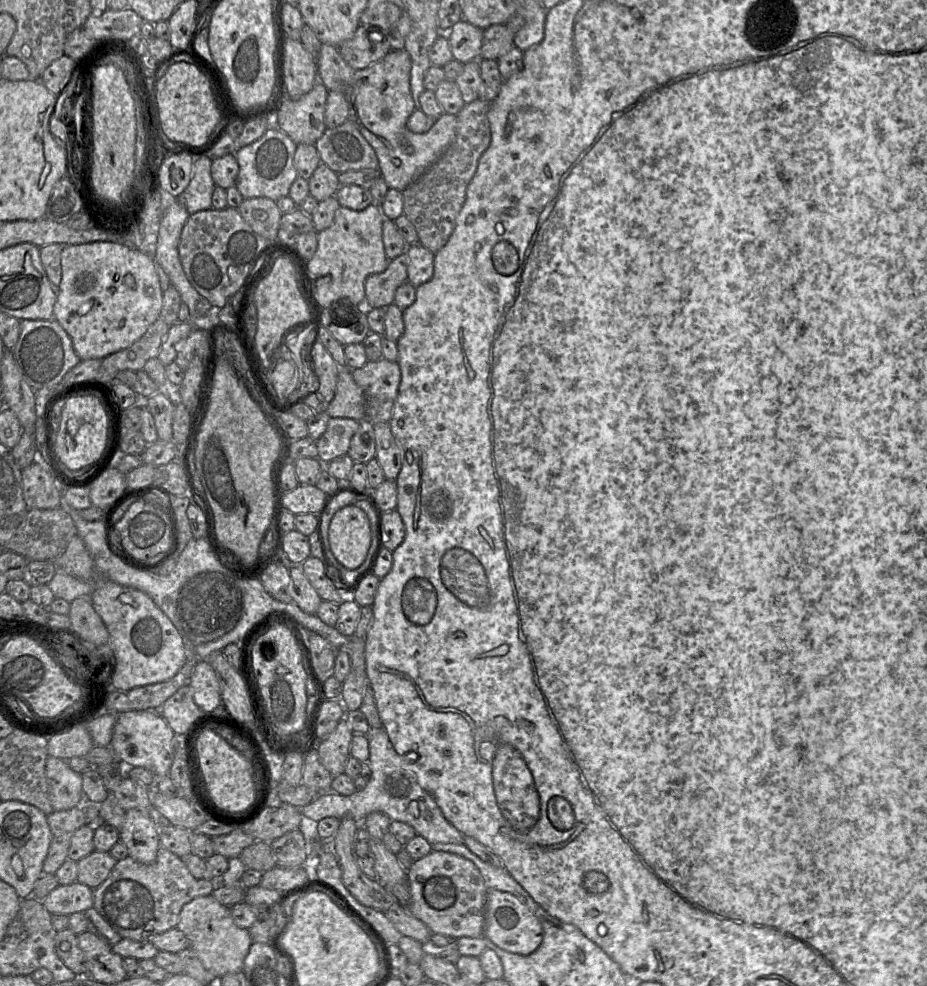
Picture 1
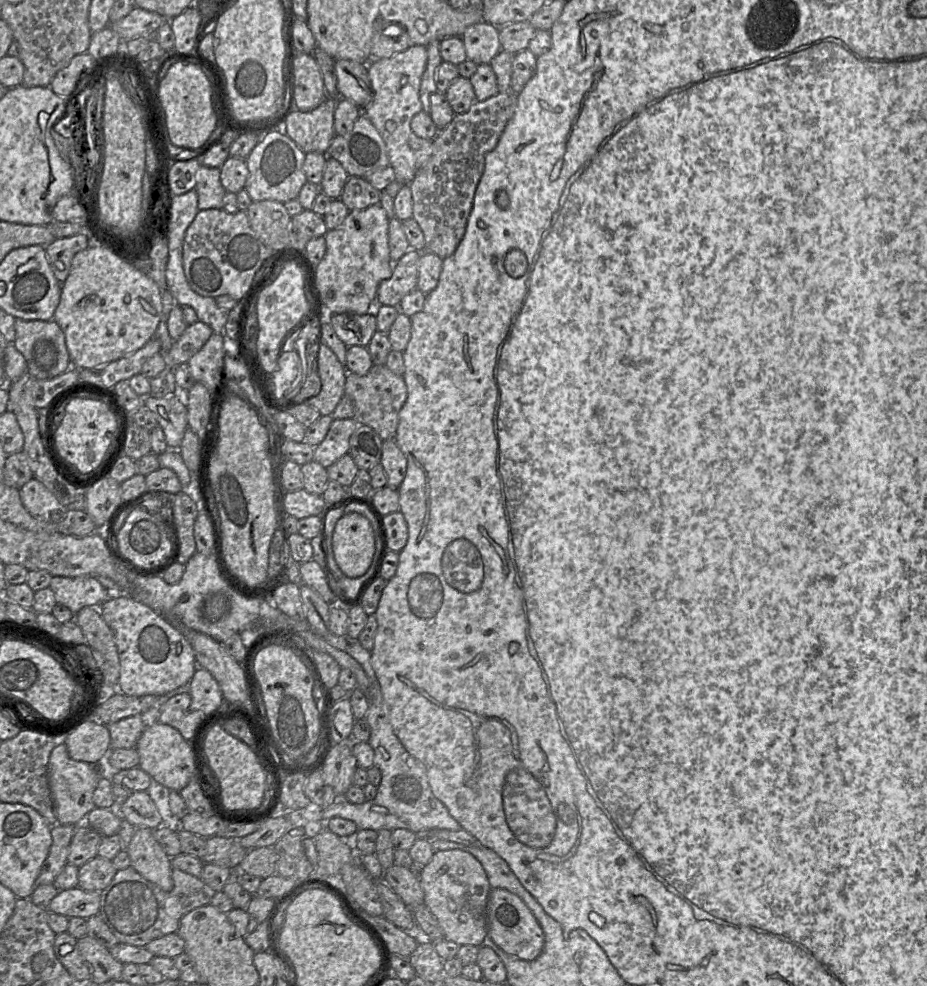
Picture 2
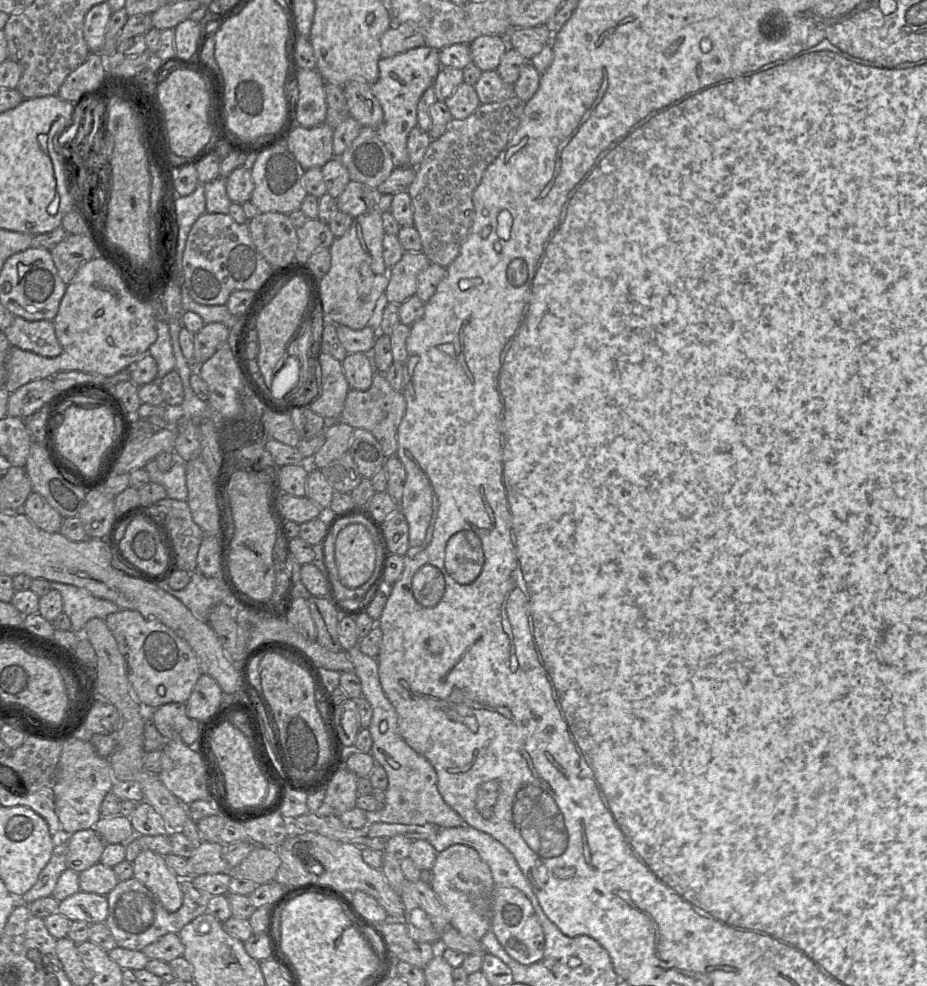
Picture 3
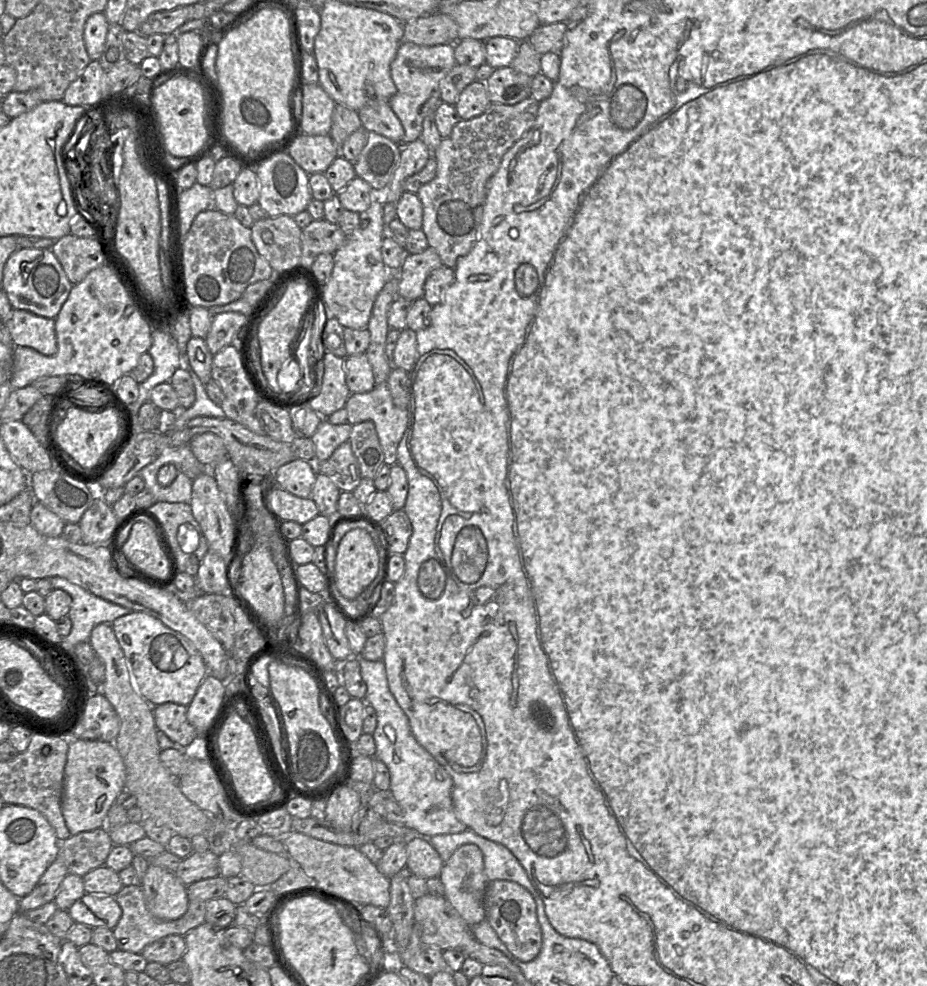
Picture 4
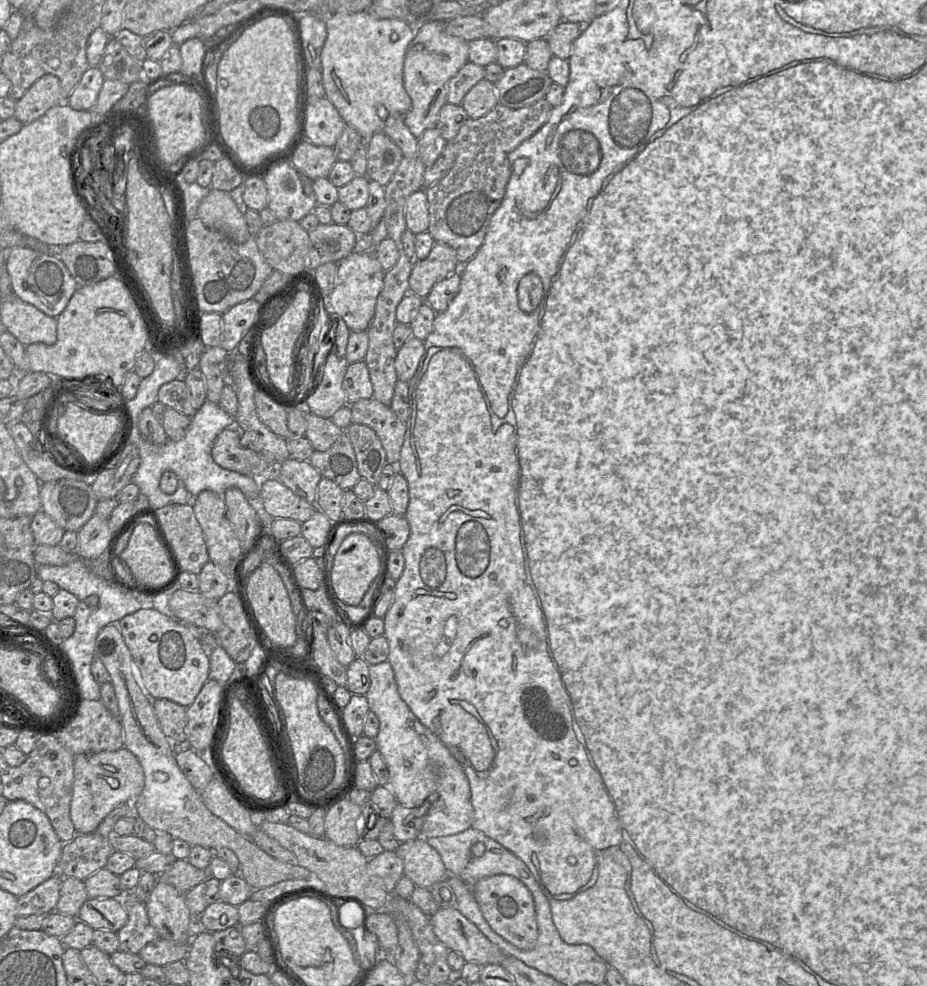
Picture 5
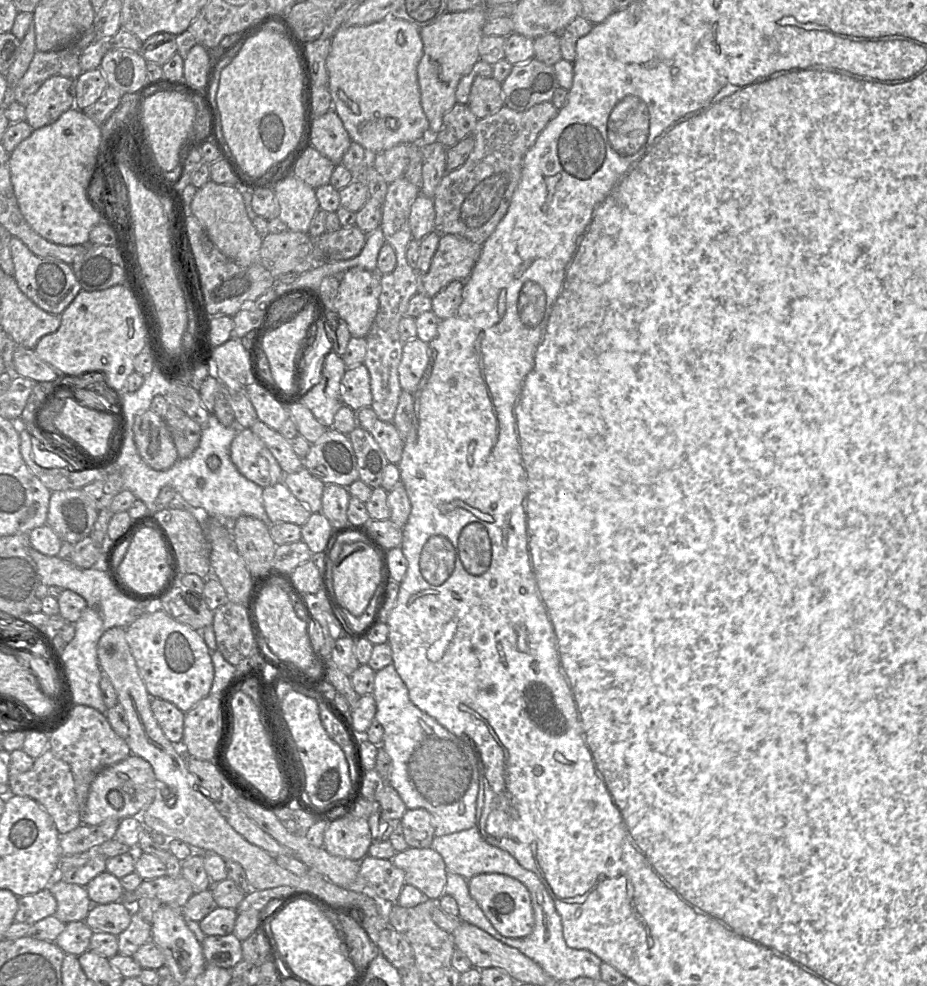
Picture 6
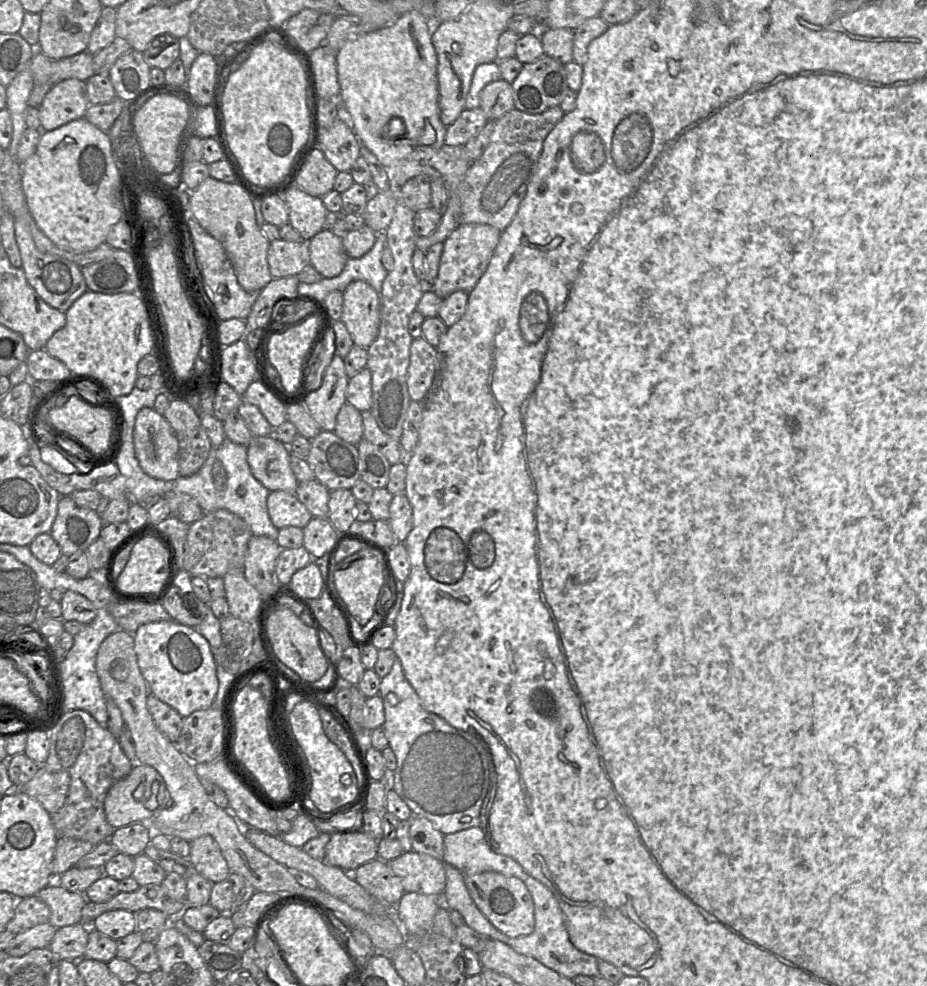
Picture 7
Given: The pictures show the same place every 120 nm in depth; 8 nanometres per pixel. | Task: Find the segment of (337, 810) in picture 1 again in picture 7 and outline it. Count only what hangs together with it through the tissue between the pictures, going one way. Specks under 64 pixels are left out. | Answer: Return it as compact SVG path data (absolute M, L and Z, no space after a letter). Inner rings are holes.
M397 658L390 672L381 679L379 695L385 711L384 732L397 760L395 771L386 767L385 779L381 780L385 782L387 791L393 789L408 805L413 816L427 818L444 835L480 827L481 808L489 786L489 765L482 741L473 735L467 736L440 716L425 710Z

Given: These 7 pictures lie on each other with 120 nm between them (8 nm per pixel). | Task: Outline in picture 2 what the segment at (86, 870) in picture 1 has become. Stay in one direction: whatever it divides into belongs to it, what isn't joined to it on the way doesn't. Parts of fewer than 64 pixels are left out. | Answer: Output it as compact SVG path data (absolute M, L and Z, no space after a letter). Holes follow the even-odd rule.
M97 855L78 870L78 887L86 891L102 891L117 872L112 860Z

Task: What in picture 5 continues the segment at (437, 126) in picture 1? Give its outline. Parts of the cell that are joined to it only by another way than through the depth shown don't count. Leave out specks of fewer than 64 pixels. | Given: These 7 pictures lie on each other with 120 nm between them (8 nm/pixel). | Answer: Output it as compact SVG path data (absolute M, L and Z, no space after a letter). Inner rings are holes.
M431 20L416 26L415 37L410 43L404 59L403 82L412 101L411 109L405 114L405 124L417 139L425 130L436 126L440 109L447 103L449 81L468 62L468 42L463 38L448 34L445 31L444 22Z

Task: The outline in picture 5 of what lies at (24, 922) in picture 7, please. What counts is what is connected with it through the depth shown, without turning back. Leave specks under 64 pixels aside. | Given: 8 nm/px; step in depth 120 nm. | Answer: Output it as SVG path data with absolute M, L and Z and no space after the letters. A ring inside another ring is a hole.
M56 873L24 896L18 897L18 917L48 915L49 913L56 911L62 878L63 876Z

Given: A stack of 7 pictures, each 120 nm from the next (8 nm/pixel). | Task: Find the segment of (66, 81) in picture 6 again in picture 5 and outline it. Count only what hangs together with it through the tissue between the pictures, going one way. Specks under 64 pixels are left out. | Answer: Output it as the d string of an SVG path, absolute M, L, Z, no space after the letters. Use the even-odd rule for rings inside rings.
M46 74L33 83L23 97L16 101L14 117L23 124L28 124L57 105L68 105L68 98L62 97L59 79L55 75Z

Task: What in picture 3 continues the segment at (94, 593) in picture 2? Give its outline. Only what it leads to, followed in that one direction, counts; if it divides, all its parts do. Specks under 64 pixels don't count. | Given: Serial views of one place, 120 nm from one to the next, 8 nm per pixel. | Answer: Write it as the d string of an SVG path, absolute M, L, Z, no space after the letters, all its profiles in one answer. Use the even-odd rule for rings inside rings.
M51 582L63 601L63 612L71 620L71 631L82 633L86 623L93 618L104 619L111 613L121 610L115 603L98 598L83 588L70 584Z

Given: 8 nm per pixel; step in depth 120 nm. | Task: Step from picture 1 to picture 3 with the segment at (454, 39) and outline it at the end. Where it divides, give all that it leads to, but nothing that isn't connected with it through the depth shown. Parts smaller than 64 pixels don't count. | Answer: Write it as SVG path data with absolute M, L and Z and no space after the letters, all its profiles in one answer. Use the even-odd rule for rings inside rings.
M482 35L469 44L472 62L481 71L496 70L502 56L509 48L506 37Z

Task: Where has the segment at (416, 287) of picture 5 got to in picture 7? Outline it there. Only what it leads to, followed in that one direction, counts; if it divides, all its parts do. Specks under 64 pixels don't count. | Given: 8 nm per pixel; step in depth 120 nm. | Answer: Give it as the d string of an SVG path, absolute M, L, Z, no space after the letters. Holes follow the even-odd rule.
M462 224L446 238L436 279L428 287L441 299L456 291L470 292L487 269L499 242L499 229L487 224Z

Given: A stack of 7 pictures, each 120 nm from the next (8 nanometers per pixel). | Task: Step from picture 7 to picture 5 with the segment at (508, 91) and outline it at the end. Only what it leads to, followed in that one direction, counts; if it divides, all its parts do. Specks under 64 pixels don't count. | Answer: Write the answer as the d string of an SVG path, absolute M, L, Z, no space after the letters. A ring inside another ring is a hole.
M484 77L467 92L461 106L471 119L477 119L485 116L498 103L495 85Z

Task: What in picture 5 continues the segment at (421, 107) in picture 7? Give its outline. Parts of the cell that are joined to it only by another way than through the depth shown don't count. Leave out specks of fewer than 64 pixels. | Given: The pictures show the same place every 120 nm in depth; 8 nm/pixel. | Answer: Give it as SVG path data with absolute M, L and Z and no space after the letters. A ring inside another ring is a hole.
M364 10L357 13L334 14L327 20L325 20L325 24L327 29L327 37L321 53L321 72L326 97L336 107L345 124L353 127L364 139L369 139L373 134L377 132L382 132L384 125L384 120L382 120L377 114L377 104L383 104L387 111L390 112L390 114L398 113L400 115L405 115L411 109L412 101L407 91L405 90L403 82L403 66L407 49L413 38L415 37L416 26L410 25L409 23L401 19L376 18L369 12L369 10Z

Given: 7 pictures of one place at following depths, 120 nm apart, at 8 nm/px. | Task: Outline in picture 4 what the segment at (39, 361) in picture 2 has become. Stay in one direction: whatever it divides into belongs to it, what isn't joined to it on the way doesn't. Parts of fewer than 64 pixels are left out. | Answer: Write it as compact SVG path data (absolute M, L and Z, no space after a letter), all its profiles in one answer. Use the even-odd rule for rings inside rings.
M13 309L10 319L5 324L14 347L30 347L46 356L52 356L58 351L55 319Z

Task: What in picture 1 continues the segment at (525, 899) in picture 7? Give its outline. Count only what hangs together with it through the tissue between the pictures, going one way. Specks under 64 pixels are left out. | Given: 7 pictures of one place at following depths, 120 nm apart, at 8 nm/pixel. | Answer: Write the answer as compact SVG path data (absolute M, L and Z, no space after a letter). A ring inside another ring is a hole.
M489 890L484 937L504 951L527 956L534 953L541 945L543 929L537 917L516 896L498 890Z

